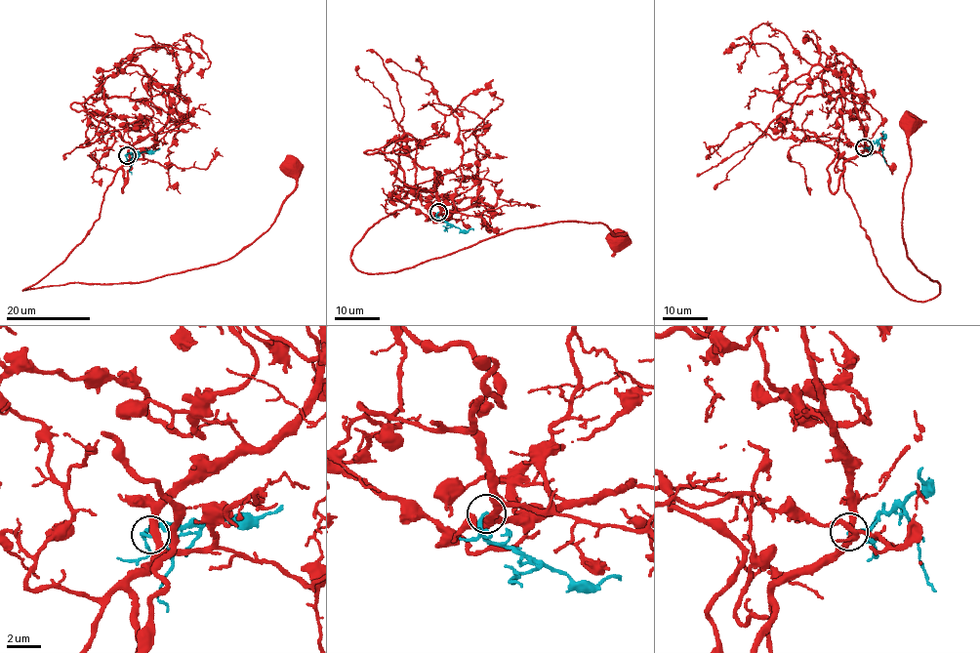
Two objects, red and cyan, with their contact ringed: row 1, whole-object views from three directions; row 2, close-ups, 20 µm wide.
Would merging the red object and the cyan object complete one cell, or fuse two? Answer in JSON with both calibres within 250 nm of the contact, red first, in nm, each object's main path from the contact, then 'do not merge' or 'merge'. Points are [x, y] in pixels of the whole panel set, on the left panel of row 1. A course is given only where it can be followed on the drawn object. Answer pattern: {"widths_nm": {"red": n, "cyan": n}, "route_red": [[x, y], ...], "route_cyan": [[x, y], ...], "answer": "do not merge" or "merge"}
{"widths_nm": {"red": 360, "cyan": 200}, "route_red": [[127, 155], [85, 237], [22, 290], [143, 282], [226, 261], [270, 226], [296, 185], [290, 166]], "route_cyan": [[127, 155], [159, 147]], "answer": "do not merge"}

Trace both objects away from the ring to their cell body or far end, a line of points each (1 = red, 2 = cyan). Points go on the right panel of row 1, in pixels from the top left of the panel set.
1: (865, 147), (844, 162), (845, 192), (895, 289), (925, 302), (940, 285), (919, 271), (903, 236), (909, 122)
2: (864, 147), (883, 136), (883, 131)

